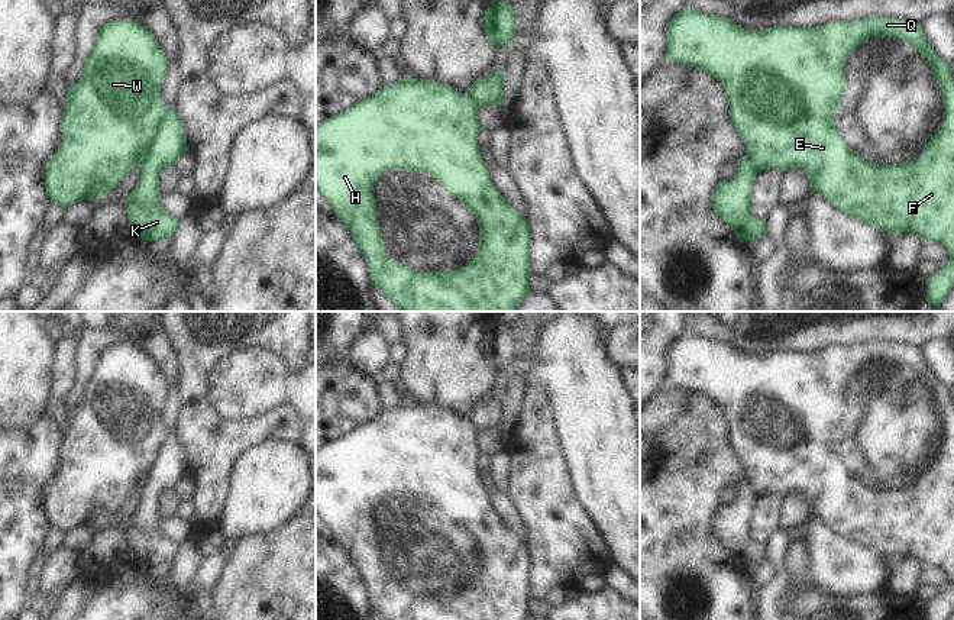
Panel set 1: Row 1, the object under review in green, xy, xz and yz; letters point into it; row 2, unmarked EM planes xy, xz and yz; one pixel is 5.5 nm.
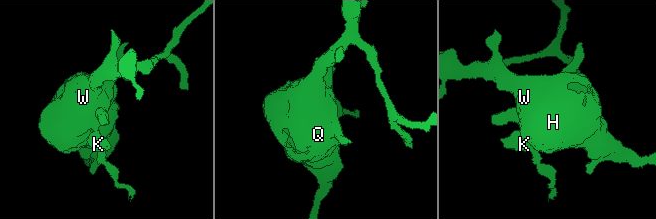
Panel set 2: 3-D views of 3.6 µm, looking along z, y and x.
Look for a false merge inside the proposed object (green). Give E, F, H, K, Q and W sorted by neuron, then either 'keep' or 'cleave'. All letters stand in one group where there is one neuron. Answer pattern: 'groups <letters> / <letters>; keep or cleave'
groups E F H Q W / K; cleave

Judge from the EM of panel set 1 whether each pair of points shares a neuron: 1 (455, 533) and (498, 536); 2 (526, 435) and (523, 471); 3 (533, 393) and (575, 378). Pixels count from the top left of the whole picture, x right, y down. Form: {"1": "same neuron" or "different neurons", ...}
{"1": "same neuron", "2": "same neuron", "3": "different neurons"}

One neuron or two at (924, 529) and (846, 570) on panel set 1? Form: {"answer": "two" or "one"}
{"answer": "two"}

